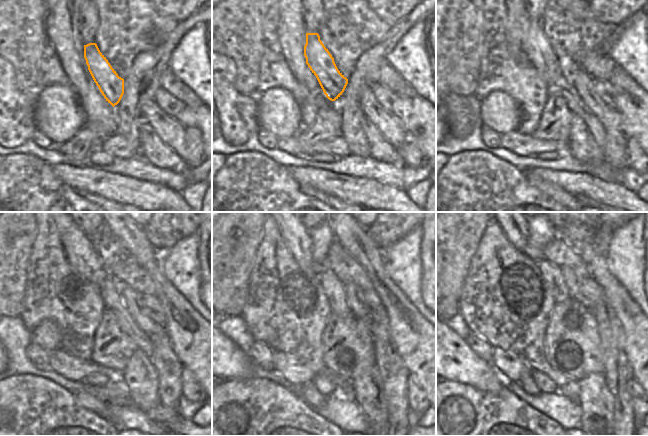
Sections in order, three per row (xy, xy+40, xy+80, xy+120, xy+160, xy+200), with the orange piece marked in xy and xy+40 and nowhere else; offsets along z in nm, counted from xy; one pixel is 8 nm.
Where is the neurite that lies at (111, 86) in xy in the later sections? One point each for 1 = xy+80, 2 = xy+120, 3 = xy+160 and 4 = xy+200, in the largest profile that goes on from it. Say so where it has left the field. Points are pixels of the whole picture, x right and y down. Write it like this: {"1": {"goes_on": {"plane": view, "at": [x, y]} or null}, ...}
{"1": {"goes_on": {"plane": "xy+80", "at": [539, 51]}}, "2": {"goes_on": {"plane": "xy+120", "at": [82, 255]}}, "3": {"goes_on": {"plane": "xy+160", "at": [295, 235]}}, "4": {"goes_on": {"plane": "xy+200", "at": [517, 232]}}}

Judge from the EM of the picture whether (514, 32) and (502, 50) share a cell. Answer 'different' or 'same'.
different

